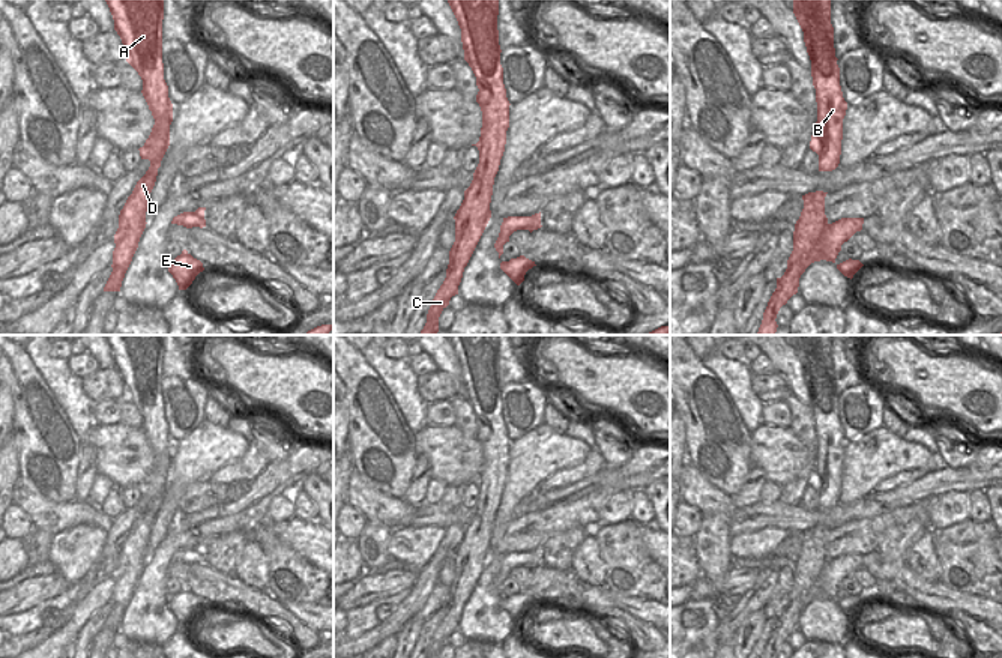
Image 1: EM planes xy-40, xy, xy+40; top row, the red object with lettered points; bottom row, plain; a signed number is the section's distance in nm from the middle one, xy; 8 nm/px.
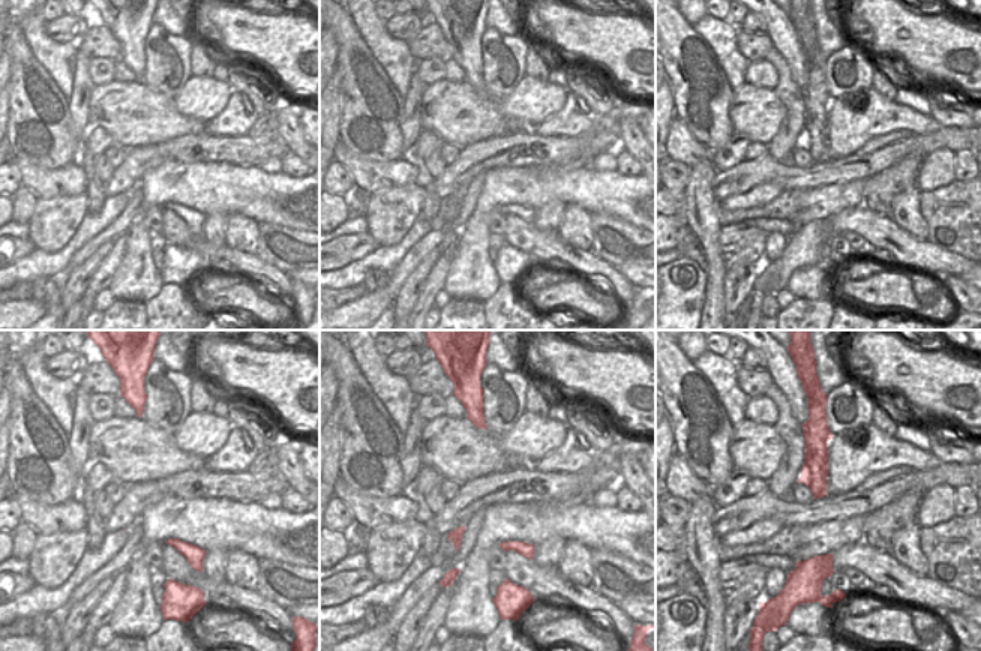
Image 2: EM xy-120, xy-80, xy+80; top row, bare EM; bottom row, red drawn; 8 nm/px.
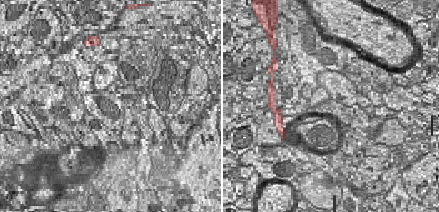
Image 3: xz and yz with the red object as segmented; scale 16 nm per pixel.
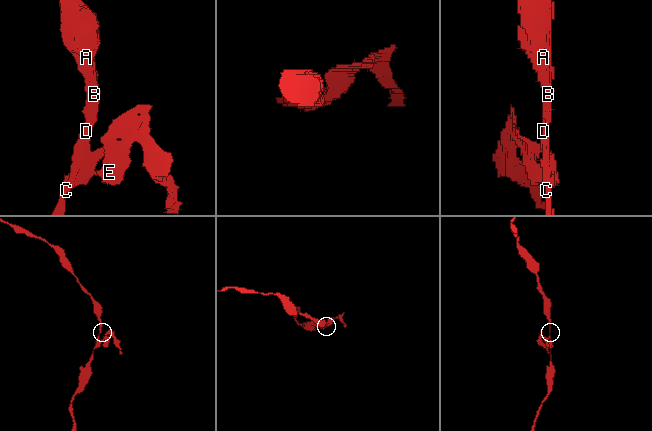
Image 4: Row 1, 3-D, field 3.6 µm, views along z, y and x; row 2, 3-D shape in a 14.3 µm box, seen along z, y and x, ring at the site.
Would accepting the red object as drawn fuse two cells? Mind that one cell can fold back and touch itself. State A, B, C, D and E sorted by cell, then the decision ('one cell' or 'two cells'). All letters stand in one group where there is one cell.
groups A B C D E; one cell

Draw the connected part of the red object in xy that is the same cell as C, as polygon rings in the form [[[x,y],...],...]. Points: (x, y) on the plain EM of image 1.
[[[446,335],[461,365],[464,397],[479,425],[476,439],[482,448],[481,473],[476,481],[479,500],[464,536],[457,547],[455,578],[449,587],[446,614],[437,626],[427,658],[439,658],[458,622],[490,554],[494,514],[505,488],[509,464],[509,437],[503,421],[497,367],[499,335]]]

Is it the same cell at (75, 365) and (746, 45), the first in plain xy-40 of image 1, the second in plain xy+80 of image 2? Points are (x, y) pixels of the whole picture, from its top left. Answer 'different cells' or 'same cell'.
different cells

